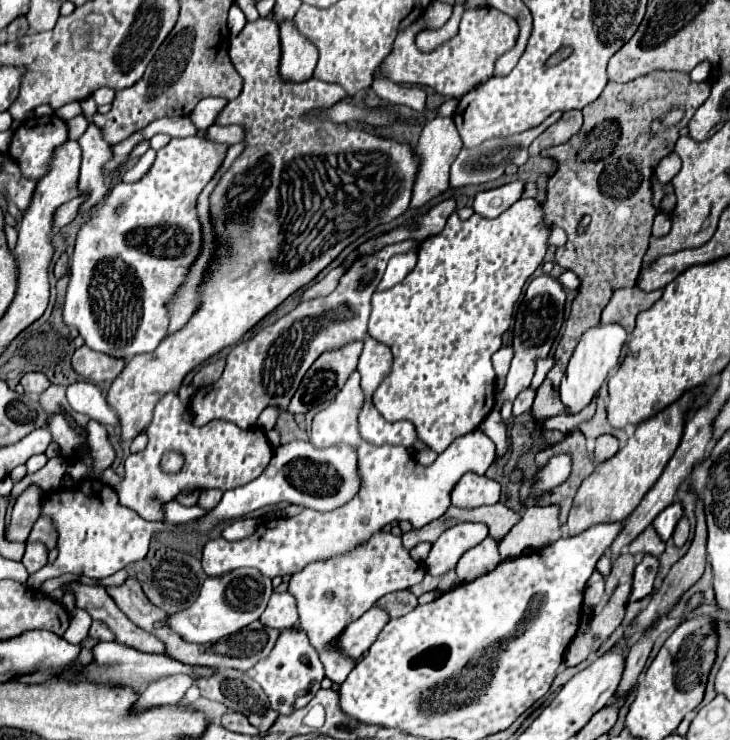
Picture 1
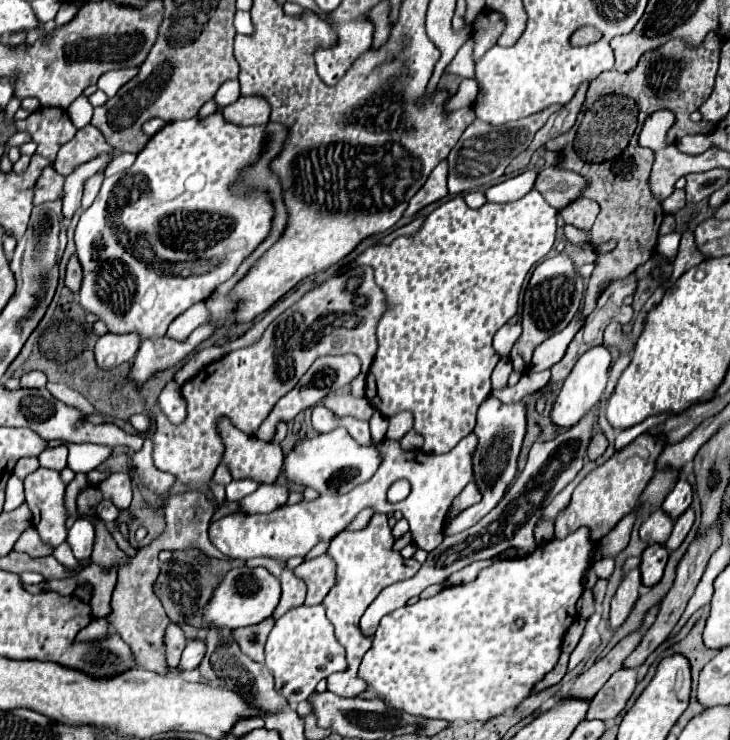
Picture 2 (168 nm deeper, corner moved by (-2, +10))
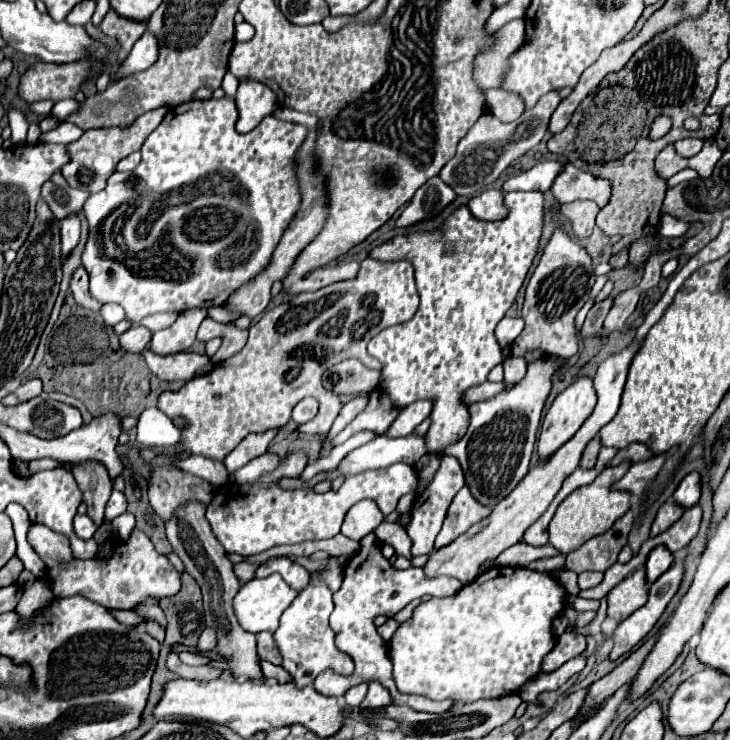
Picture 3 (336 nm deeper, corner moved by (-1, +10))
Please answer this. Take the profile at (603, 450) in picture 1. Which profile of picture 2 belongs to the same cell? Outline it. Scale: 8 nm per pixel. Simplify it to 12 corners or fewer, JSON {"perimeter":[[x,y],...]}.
{"perimeter":[[597,432],[587,448],[589,460],[597,460],[607,450],[607,438]]}

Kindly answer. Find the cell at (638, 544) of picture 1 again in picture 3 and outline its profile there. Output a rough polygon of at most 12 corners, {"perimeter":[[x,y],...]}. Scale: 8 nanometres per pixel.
{"perimeter":[[672,500],[658,508],[650,536],[658,536],[682,516]]}

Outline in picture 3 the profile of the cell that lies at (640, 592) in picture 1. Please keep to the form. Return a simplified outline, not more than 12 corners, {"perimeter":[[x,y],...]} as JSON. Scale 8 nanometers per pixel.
{"perimeter":[[656,546],[646,560],[648,584],[670,568],[674,556]]}

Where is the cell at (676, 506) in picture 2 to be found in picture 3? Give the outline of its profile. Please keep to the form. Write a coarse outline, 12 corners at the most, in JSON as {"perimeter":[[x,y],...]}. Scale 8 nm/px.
{"perimeter":[[688,474],[672,494],[682,508],[700,500],[700,474]]}

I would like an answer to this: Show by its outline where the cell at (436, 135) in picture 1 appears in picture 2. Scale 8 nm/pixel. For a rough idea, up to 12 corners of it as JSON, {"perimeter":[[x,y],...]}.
{"perimeter":[[447,160],[439,162],[403,216],[411,218],[447,194]]}

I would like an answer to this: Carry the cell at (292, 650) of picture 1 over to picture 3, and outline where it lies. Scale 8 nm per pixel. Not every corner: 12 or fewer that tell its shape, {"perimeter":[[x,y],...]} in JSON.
{"perimeter":[[314,580],[274,642],[296,688],[324,670],[354,672],[328,624],[332,592]]}

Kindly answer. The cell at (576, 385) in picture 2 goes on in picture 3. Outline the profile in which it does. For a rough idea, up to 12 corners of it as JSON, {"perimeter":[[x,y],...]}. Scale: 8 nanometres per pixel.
{"perimeter":[[590,376],[562,390],[542,420],[540,460],[568,442],[596,406]]}

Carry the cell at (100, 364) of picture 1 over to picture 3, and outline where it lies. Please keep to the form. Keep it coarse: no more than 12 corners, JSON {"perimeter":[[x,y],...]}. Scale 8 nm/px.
{"perimeter":[[132,326],[120,336],[124,352],[142,352],[152,332]]}

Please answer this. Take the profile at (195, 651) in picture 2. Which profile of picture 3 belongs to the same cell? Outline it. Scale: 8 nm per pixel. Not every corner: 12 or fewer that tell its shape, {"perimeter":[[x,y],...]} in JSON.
{"perimeter":[[204,628],[196,650],[210,652],[216,646],[216,630]]}

